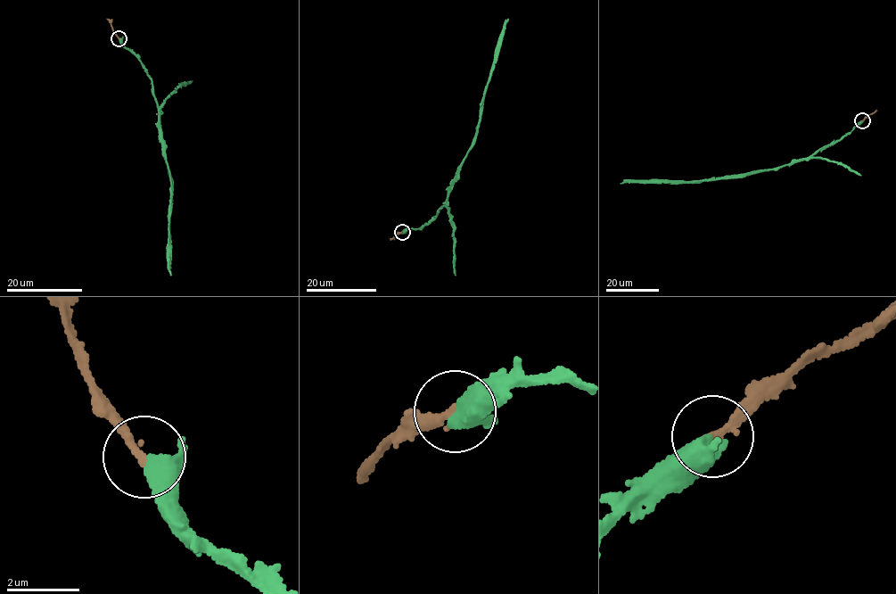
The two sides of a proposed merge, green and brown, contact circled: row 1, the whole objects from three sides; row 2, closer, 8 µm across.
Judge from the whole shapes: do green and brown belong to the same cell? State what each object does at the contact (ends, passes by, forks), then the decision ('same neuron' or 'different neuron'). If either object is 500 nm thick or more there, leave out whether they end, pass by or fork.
green passes by | brown ends | same neuron

